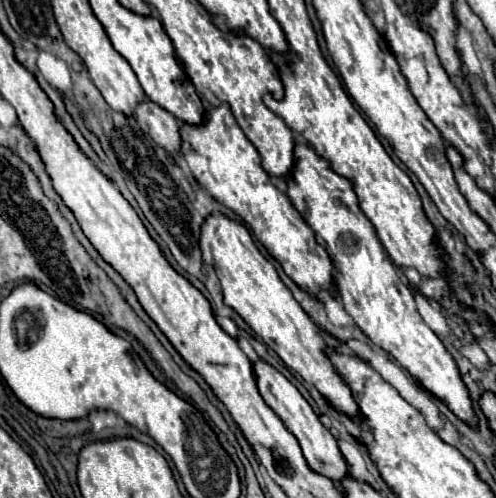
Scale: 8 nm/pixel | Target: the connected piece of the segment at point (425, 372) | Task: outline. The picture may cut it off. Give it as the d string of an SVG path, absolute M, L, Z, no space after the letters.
M297 143L295 159L295 171L287 179L287 195L307 225L315 231L317 243L327 249L335 263L335 283L345 311L355 319L371 343L387 351L415 381L441 399L461 421L469 427L477 427L477 415L455 359L445 349L443 341L421 319L411 289L391 259L387 259L371 221L359 209L351 183L335 175L329 169L329 163L319 159L307 143Z

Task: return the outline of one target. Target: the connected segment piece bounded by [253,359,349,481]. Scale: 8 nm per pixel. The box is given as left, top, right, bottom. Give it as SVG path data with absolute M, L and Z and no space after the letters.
M259 359L253 363L253 371L255 371L255 381L257 381L257 389L263 397L263 401L281 417L281 421L285 423L285 427L297 437L303 455L309 463L309 467L325 477L329 477L331 481L341 481L349 471L347 471L347 463L337 447L337 441L333 439L333 435L323 427L323 423L319 421L319 417L313 413L311 405L305 401L305 397L297 391L297 387L287 381L273 365L269 365L267 361Z

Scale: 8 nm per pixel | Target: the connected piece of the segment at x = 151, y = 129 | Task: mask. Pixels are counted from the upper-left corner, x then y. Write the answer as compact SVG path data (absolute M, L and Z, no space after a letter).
M147 101L137 107L135 119L143 133L147 133L159 147L165 149L171 161L175 161L175 155L181 155L179 121L171 113L167 113L153 101Z

